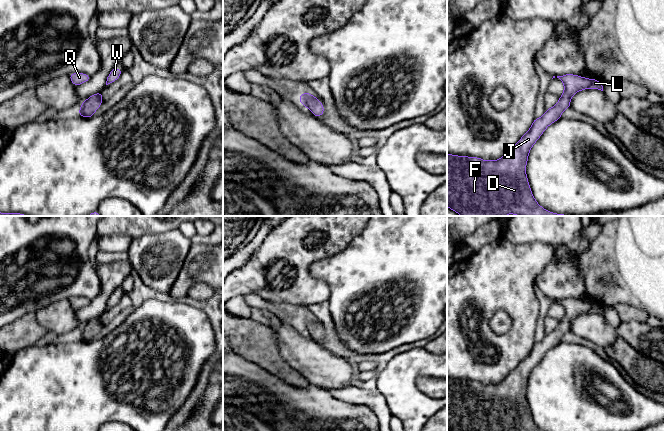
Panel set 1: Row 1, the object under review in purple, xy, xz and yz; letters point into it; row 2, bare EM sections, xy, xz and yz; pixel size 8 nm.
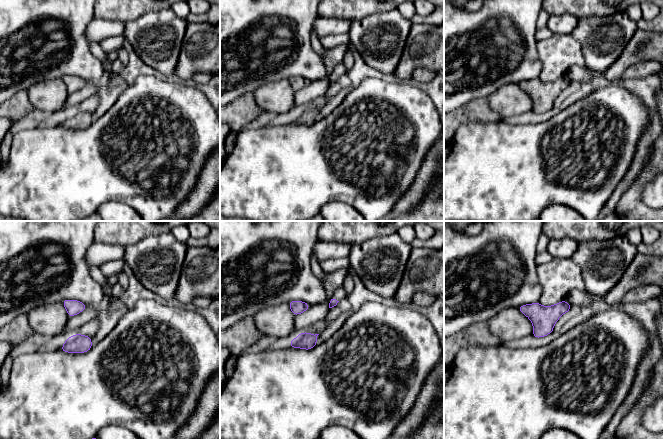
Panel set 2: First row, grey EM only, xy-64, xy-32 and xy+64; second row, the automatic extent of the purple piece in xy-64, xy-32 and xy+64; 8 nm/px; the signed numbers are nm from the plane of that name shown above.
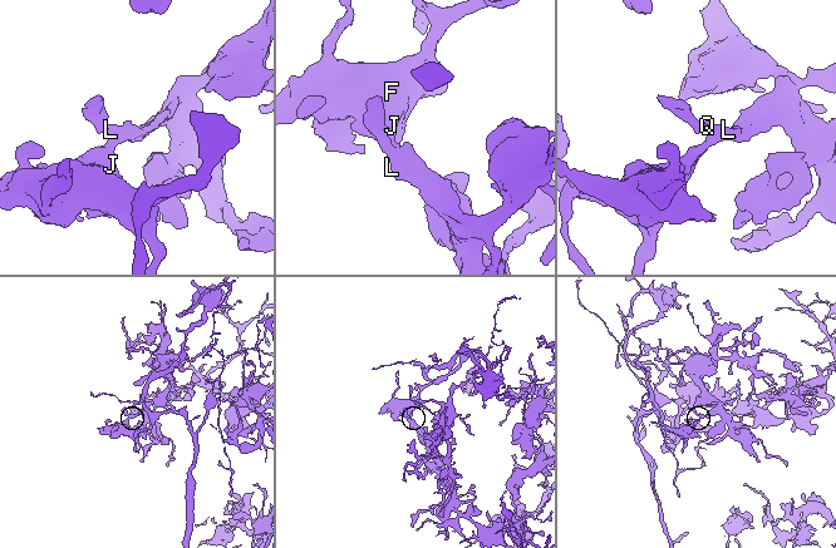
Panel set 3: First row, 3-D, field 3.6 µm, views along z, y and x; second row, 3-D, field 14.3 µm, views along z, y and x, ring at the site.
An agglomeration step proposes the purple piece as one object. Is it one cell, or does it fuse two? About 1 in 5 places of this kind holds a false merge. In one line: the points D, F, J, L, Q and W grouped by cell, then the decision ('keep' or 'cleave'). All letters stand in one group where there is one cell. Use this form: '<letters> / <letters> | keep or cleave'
D F J L Q W | keep

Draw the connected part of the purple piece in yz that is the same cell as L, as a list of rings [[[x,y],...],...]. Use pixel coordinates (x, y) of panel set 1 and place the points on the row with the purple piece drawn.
[[[574,74],[557,76],[564,84],[558,103],[548,108],[542,117],[534,119],[530,129],[498,160],[486,161],[478,157],[458,156],[447,153],[447,207],[461,216],[570,216],[556,214],[541,207],[534,198],[526,174],[526,164],[531,148],[546,128],[562,117],[564,109],[571,107],[571,97],[578,91],[598,89],[603,86],[597,79]]]

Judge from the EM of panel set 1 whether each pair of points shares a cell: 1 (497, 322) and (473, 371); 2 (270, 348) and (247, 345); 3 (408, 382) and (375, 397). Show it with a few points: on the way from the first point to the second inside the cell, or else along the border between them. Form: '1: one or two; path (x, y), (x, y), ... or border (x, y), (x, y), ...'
1: two; border (503, 309), (490, 319), (489, 326), (496, 334)
2: one; path (264, 348), (259, 345), (253, 345)
3: two; border (377, 389), (383, 396), (392, 414)

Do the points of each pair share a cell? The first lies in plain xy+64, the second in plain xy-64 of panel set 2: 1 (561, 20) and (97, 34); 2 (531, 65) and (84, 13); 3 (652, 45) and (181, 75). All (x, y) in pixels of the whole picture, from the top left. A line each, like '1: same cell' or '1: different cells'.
1: same cell
2: same cell
3: same cell

